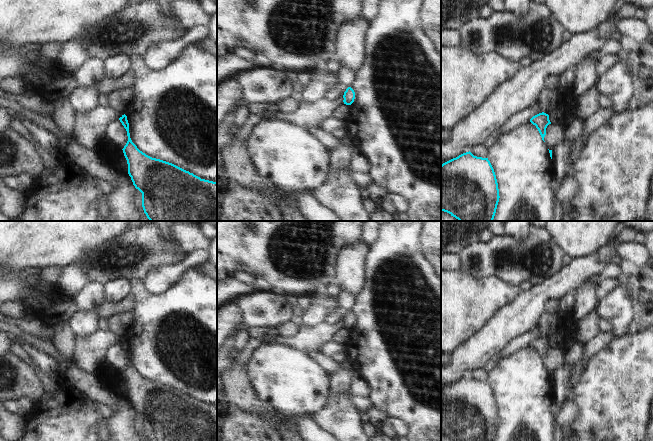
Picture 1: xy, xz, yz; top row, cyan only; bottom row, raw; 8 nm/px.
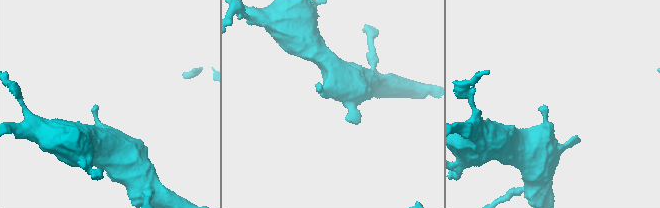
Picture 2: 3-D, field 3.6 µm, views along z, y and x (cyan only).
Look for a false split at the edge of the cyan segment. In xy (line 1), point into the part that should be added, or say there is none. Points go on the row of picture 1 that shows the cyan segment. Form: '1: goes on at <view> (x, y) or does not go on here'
1: does not go on here

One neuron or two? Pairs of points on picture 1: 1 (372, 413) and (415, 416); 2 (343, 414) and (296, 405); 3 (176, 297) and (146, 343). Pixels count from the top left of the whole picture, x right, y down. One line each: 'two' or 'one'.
1: two
2: two
3: one

